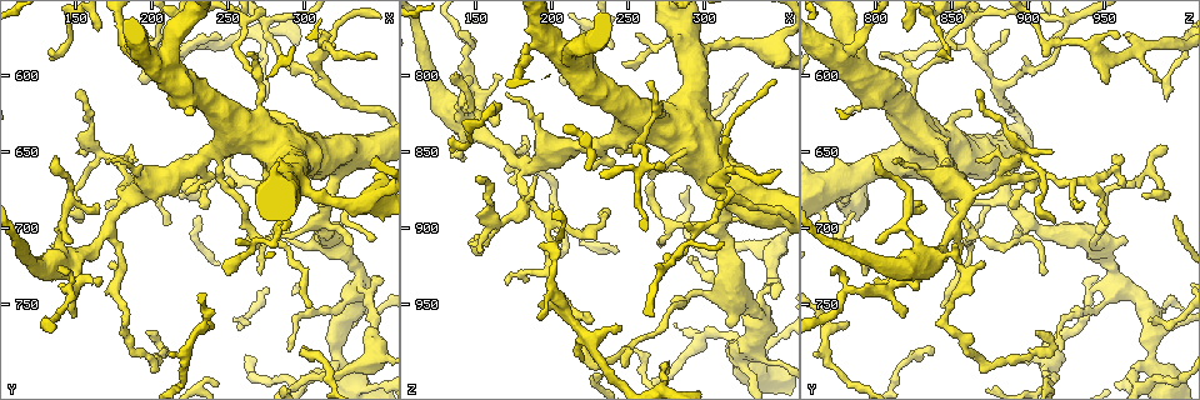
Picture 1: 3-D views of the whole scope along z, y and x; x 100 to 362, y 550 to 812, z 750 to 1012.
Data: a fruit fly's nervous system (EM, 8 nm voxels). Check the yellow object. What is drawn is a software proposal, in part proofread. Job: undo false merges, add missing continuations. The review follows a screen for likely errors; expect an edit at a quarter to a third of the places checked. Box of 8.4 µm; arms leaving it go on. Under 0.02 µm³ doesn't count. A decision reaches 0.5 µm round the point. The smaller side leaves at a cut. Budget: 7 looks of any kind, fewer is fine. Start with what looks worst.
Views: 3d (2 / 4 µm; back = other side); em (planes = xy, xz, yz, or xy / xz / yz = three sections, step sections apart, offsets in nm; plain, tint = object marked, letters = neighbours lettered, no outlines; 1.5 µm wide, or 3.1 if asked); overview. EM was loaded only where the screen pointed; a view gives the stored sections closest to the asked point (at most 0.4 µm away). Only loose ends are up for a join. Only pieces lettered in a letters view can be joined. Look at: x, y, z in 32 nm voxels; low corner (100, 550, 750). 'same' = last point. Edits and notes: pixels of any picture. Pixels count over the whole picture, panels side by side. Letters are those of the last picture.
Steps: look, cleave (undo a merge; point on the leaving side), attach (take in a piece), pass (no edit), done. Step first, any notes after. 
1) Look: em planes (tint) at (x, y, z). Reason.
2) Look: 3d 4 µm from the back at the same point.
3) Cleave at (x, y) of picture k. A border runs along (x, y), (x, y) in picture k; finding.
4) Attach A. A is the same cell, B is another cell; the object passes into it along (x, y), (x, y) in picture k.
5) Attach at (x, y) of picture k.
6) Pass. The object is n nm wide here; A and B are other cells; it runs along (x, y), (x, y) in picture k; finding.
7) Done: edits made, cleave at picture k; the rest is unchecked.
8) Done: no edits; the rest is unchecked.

Look: 3d 4 µm at (194, 606, 954). An open end.

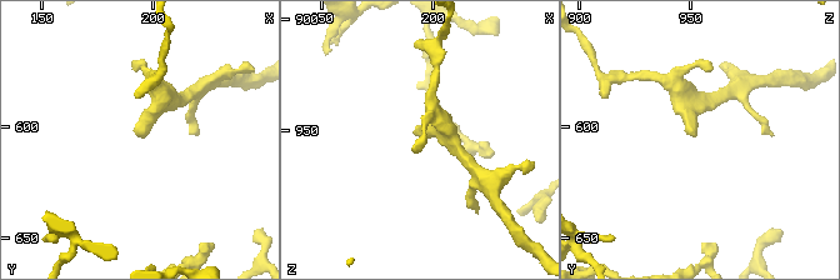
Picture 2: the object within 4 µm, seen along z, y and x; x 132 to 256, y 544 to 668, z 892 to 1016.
Look: em planes (letters) at (194, 605, 951). Now the EM.

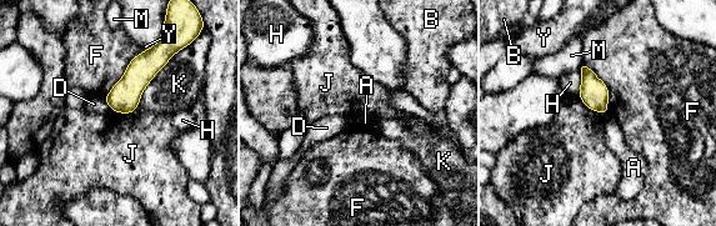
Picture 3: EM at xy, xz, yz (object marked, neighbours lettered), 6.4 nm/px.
Pass. The object is 180 nm wide here; A, B, D, F, H, J, K, M and Y are other cells; a border runs along (579, 96), (590, 109), (604, 115) in picture 3; no lettered piece goes on from it.

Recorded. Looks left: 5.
Look: em planes (letters) at (290, 778, 922). Free end.

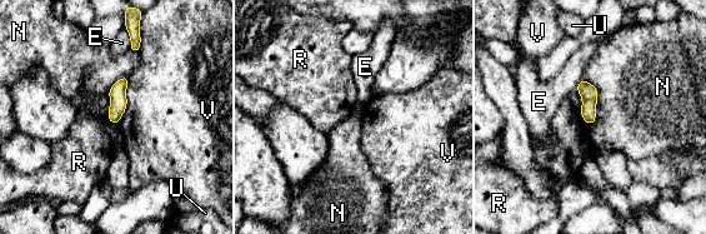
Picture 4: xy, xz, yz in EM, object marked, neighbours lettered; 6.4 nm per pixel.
Pass. The longest contact is with N, 340 nm; E, N, R, U and V are other cells; a border runs along (128, 75), (109, 90), (113, 124) in picture 4; no lettered piece goes on from it.

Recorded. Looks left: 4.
Look: em yz step 4 (letters) at (246, 666, 848). Sudden change in width.

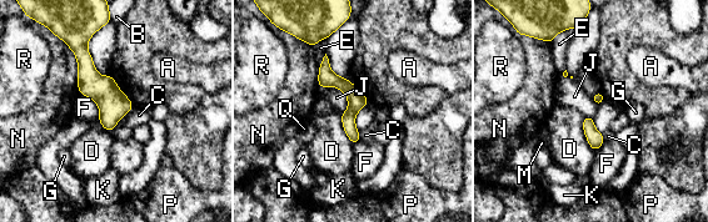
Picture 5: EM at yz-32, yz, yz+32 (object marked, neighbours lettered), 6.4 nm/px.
Pass. The longest contact is with J, 260 nm; A, B, C, D, E, F, G, J, K, M, N, P, Q and R are other cells; a border runs along (318, 84), (338, 87), (348, 109) in picture 5; one cell here.

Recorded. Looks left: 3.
Done: no edits; the rest is unchecked.

